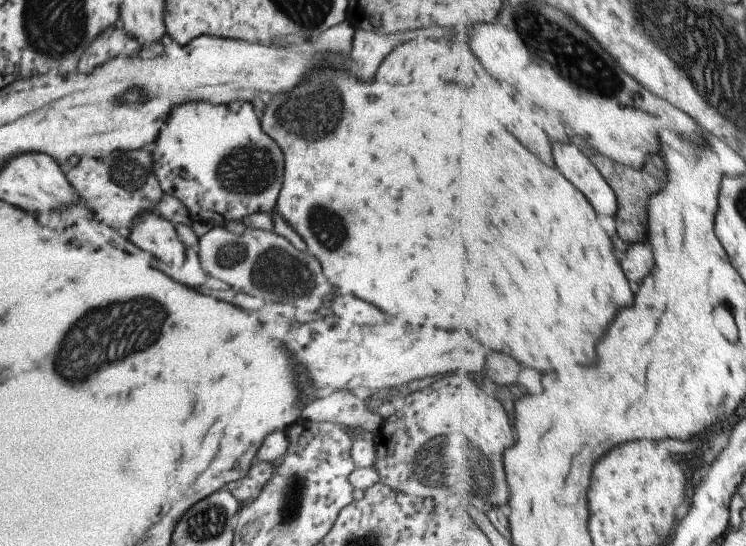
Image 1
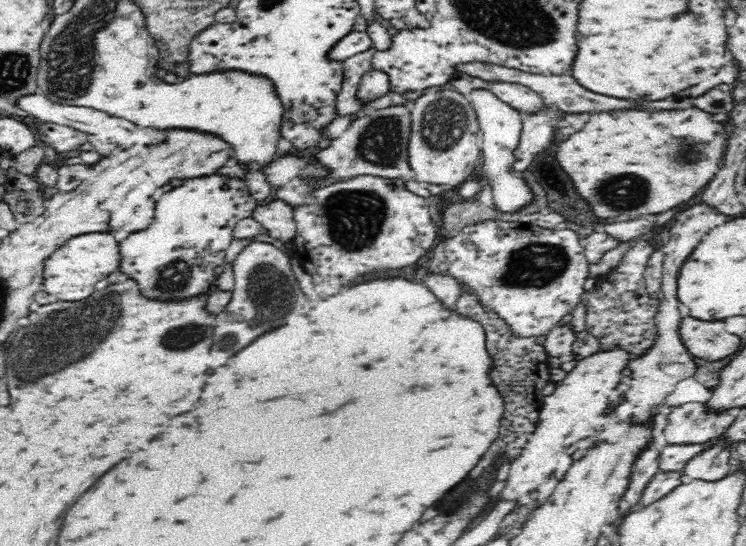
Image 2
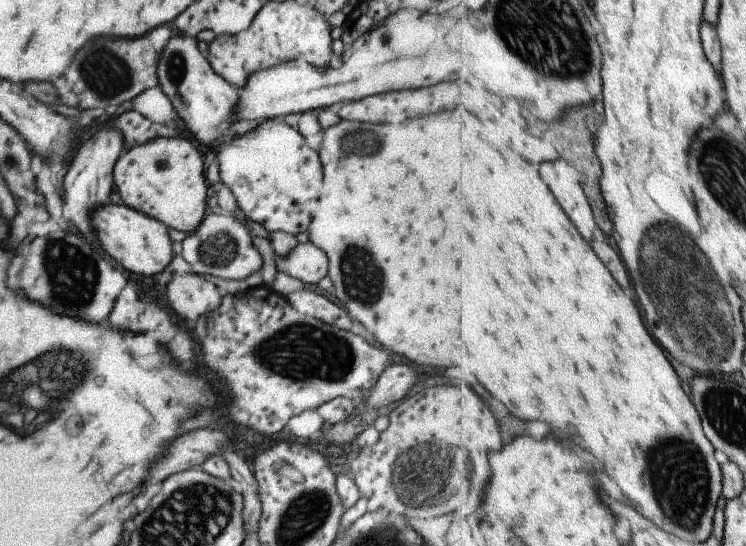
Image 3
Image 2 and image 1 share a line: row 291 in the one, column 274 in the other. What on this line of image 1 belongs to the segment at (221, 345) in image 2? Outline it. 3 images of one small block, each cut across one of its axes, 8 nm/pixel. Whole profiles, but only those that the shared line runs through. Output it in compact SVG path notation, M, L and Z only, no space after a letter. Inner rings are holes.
M223 226L212 227L199 238L196 249L203 271L214 280L228 284L234 291L262 296L264 300L286 302L294 308L300 306L306 312L318 310L326 302L326 296L334 295L334 286L324 276L318 260L306 250L299 251L274 231L246 228L242 234L236 235Z

